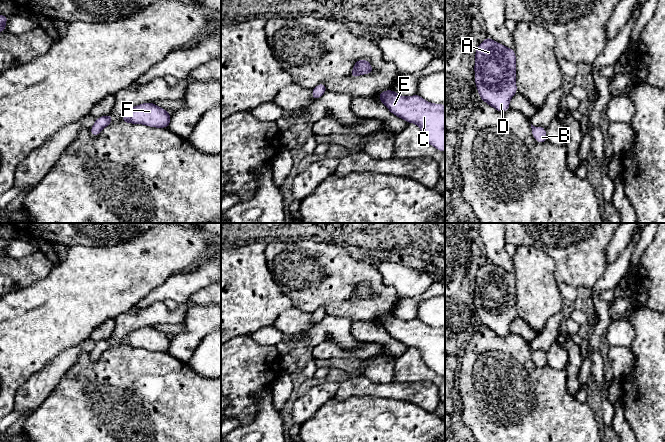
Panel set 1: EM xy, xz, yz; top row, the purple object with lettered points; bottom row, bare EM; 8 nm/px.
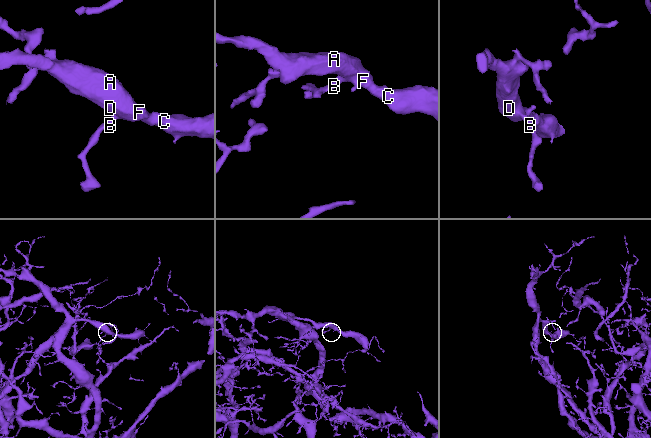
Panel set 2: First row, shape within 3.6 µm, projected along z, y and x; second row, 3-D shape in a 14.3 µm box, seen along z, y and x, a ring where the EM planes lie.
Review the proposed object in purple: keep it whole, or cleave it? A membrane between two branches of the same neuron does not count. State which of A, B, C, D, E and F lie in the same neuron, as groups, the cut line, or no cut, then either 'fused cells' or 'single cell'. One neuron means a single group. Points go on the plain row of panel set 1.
groups A B C D E F; cut none; single cell

